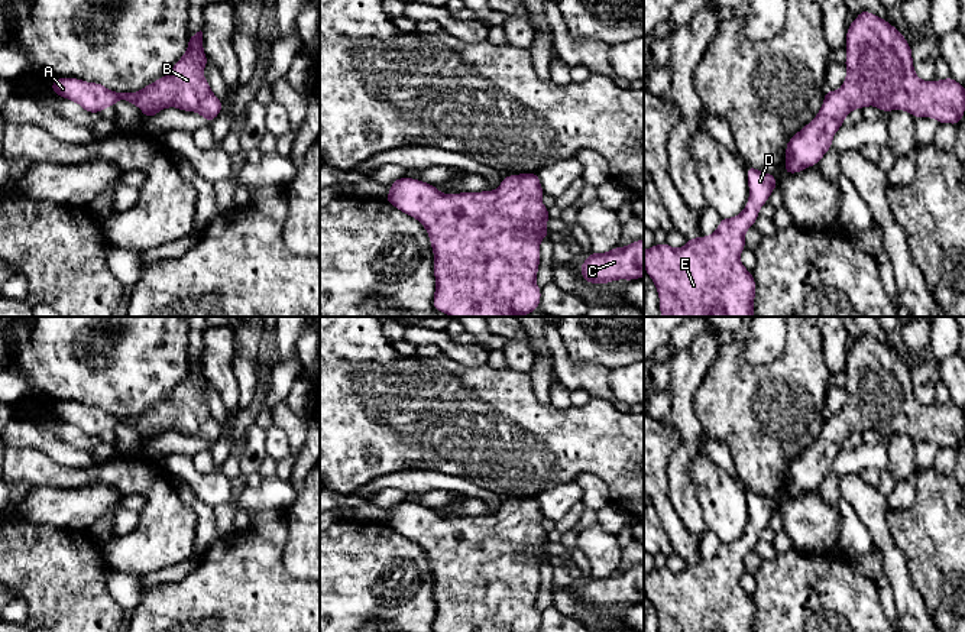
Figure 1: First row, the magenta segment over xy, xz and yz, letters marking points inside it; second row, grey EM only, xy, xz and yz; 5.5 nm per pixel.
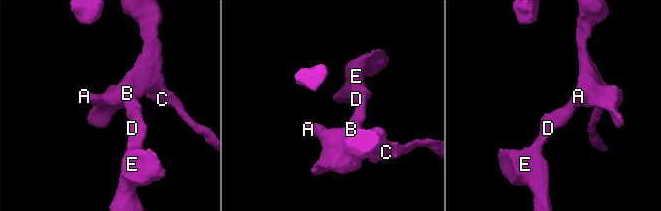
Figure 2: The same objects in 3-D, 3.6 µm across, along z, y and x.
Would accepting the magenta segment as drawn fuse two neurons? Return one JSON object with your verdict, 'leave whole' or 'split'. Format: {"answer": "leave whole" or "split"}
{"answer": "leave whole"}

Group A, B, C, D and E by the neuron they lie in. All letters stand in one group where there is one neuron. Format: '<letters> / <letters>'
A B C D E

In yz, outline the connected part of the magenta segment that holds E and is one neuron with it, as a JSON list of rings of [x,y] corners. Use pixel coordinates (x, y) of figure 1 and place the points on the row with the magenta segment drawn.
[[[747,166],[747,175],[749,198],[744,211],[720,218],[713,234],[692,237],[680,249],[664,243],[644,250],[661,317],[754,317],[757,285],[739,255],[745,231],[755,224],[777,179],[754,166]]]

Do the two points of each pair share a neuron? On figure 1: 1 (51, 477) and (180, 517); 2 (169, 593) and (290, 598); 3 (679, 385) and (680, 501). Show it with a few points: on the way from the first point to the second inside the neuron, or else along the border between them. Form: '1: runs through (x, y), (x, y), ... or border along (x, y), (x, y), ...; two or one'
1: runs through (83, 476), (135, 476), (148, 485); one
2: runs through (200, 599), (259, 599); one
3: runs through (683, 414), (687, 447), (680, 457), (680, 472); one

